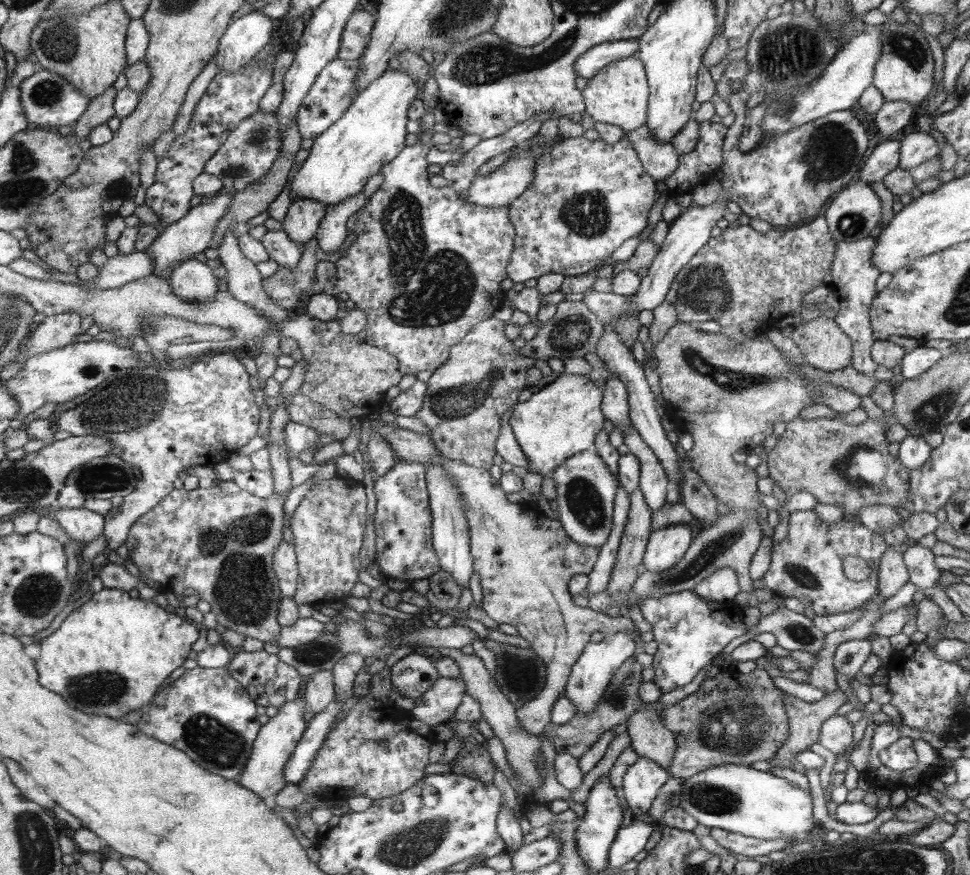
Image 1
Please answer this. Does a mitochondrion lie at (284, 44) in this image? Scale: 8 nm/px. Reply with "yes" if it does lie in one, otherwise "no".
no

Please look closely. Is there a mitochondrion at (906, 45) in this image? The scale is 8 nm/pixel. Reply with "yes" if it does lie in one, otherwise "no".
yes

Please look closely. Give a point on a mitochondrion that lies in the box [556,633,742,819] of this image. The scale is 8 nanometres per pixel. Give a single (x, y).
(617, 695)

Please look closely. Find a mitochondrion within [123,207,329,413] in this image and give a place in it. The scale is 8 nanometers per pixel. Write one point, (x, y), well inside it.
(286, 282)

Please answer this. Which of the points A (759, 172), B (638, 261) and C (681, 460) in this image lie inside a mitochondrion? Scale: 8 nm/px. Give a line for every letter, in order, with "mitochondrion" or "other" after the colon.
A: other
B: other
C: other

